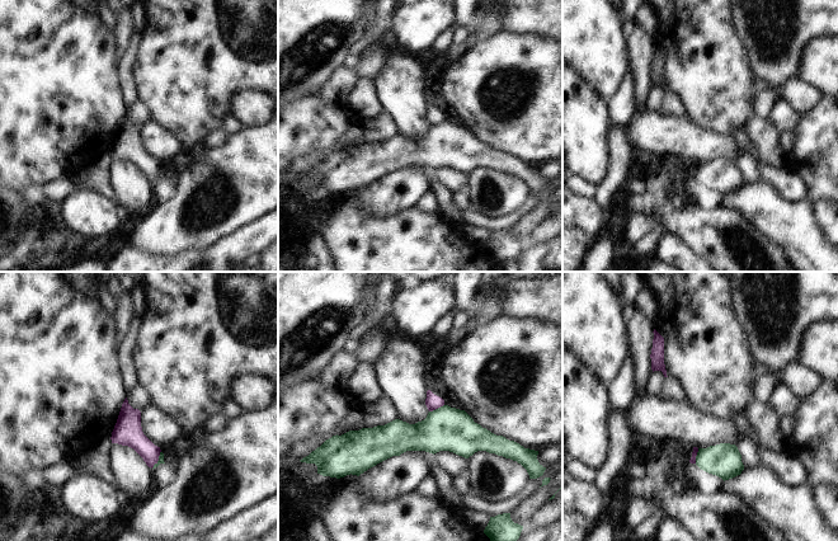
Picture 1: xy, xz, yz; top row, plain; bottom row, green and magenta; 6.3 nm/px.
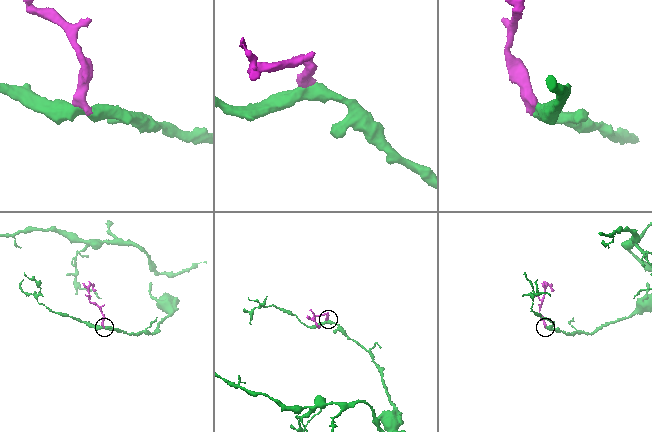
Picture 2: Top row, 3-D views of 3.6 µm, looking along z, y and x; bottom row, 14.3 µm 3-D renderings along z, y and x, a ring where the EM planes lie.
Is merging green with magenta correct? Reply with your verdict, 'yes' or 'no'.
no

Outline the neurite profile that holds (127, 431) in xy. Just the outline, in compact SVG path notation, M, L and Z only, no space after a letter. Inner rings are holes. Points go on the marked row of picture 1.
M127 397L122 404L110 439L112 443L133 448L151 469L159 461L161 450L143 434L141 427L141 411L133 409L128 404Z

